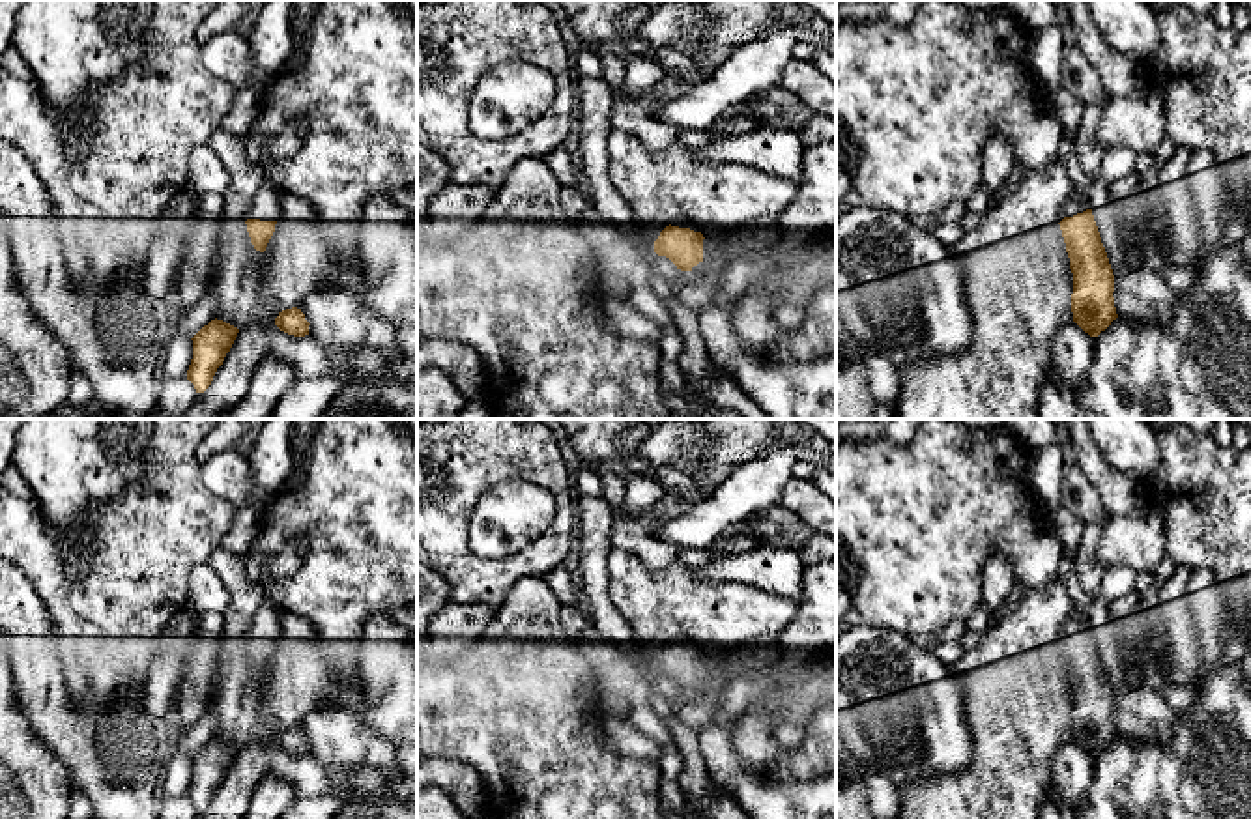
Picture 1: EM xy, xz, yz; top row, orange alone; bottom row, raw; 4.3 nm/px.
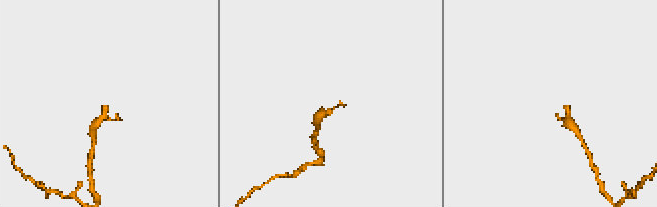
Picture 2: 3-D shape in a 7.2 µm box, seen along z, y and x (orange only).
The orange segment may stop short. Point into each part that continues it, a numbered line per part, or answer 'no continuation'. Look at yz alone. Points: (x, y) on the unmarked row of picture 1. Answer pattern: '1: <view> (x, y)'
1: yz (1078, 621)

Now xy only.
1: xy (266, 625)

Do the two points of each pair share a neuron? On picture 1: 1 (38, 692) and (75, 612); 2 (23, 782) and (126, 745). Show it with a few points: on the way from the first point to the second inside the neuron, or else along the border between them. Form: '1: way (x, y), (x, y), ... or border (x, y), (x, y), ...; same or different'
1: border (38, 593), (57, 632); different
2: border (38, 733), (66, 767), (73, 788); different

